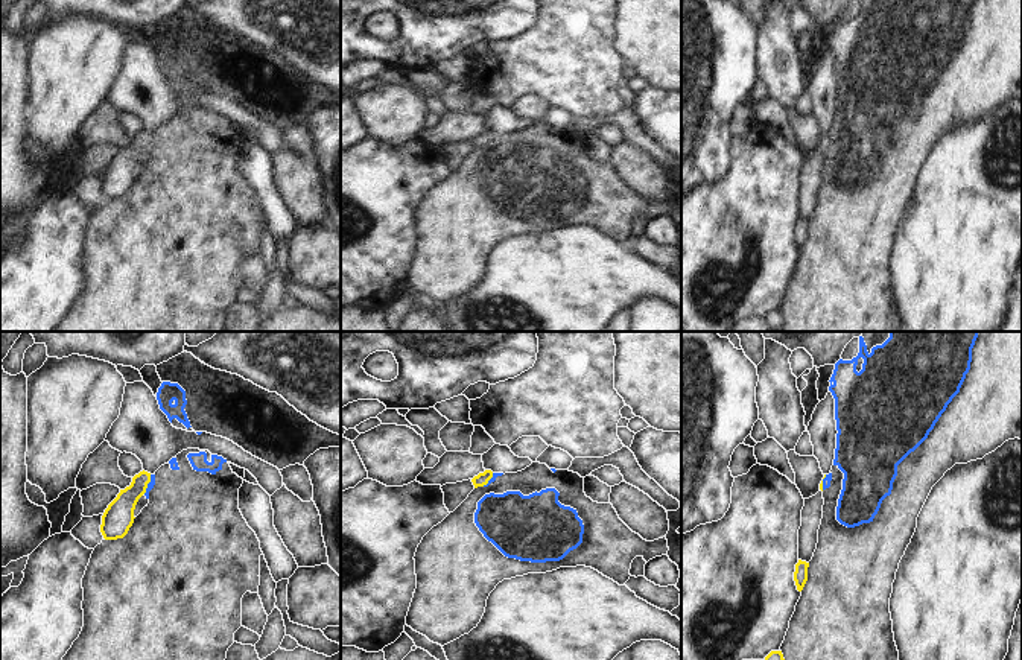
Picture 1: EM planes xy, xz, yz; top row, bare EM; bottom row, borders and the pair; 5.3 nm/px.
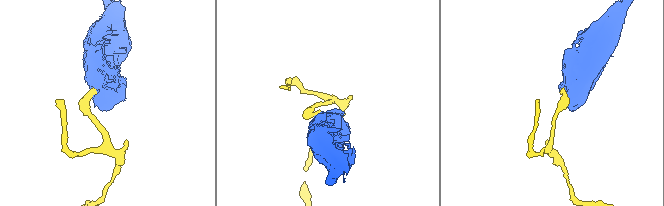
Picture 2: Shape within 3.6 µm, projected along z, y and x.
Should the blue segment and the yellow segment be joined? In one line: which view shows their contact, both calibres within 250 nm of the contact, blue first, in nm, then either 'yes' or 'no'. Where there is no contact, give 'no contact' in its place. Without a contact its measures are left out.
xy | 40/160 nm | no

